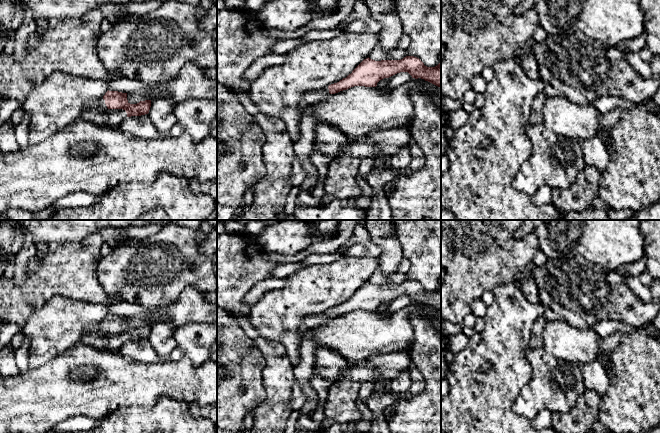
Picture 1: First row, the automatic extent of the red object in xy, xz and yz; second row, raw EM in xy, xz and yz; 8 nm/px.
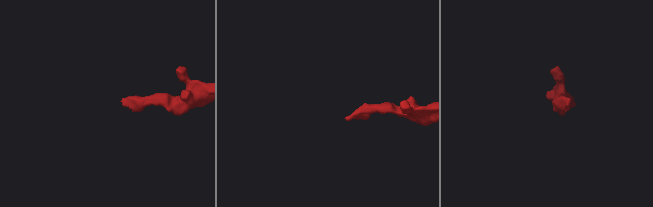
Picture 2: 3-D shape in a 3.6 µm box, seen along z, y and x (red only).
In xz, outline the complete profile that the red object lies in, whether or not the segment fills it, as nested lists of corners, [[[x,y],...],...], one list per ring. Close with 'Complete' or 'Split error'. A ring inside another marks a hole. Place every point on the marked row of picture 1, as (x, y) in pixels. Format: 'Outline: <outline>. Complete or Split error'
Outline: [[[406,56],[401,60],[375,61],[369,57],[364,59],[346,78],[322,89],[311,90],[304,94],[299,103],[303,111],[307,106],[326,99],[330,94],[347,90],[354,86],[376,87],[377,83],[400,72],[408,72],[412,78],[424,79],[441,87],[441,64],[427,67],[417,57]]]. Split error

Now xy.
Outline: [[[108,90],[97,103],[85,106],[82,120],[105,127],[118,128],[127,117],[148,114],[150,107],[151,100],[130,104],[127,93]]]. Split error

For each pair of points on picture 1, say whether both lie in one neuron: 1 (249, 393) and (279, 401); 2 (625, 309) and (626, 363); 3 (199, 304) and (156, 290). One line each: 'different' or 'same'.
1: different
2: different
3: different

